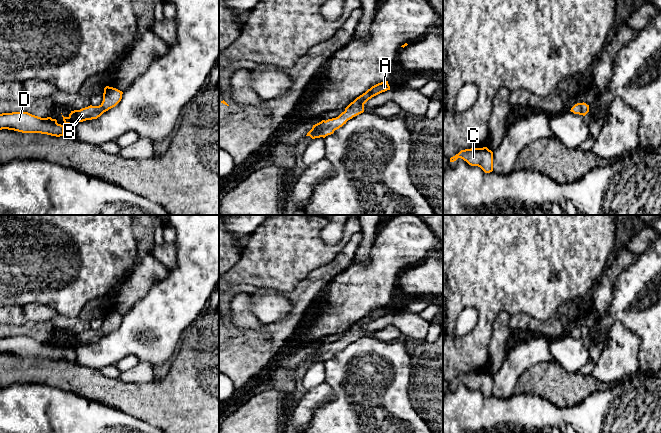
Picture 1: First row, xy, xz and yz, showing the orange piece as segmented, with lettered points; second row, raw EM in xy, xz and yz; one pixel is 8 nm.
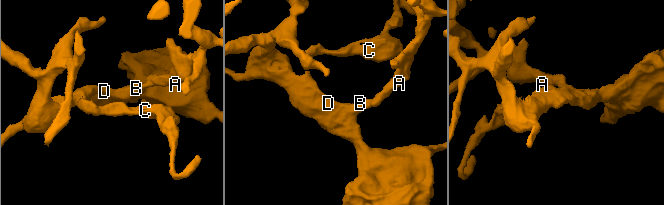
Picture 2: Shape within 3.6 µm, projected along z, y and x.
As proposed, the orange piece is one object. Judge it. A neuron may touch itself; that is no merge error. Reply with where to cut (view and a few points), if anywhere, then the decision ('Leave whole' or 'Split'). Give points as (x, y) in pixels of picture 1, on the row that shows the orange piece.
No split. Leave whole

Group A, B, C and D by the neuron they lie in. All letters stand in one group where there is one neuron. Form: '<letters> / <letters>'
A B C D

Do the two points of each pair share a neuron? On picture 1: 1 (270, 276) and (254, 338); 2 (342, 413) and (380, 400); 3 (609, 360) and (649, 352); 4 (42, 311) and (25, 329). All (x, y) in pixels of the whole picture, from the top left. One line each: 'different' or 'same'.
1: different
2: same
3: different
4: different

